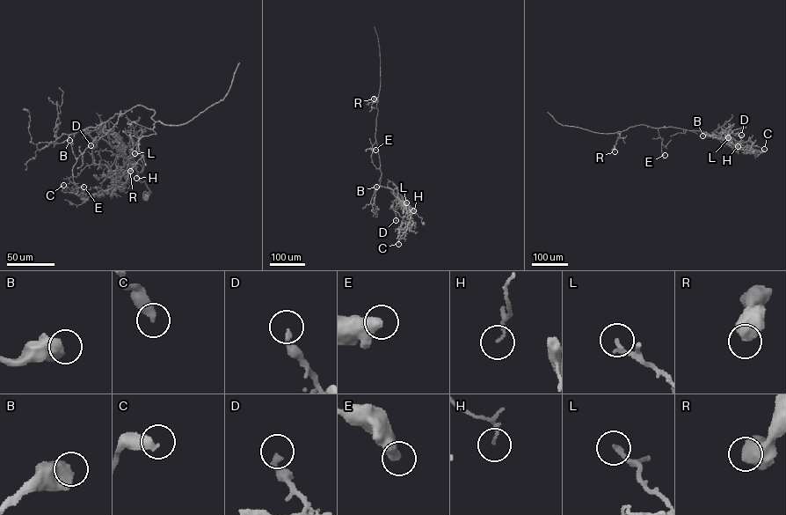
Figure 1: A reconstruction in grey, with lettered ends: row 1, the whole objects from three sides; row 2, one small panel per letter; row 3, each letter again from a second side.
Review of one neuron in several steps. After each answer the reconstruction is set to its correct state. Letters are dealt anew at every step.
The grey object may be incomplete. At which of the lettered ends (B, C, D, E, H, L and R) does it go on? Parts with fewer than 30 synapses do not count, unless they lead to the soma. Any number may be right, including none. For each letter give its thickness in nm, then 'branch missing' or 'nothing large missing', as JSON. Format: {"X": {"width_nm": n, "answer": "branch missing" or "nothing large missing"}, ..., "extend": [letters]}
{"B": {"width_nm": 700, "answer": "nothing large missing"}, "C": {"width_nm": 400, "answer": "nothing large missing"}, "D": {"width_nm": 200, "answer": "nothing large missing"}, "E": {"width_nm": 550, "answer": "nothing large missing"}, "H": {"width_nm": 130, "answer": "nothing large missing"}, "L": {"width_nm": 200, "answer": "nothing large missing"}, "R": {"width_nm": 700, "answer": "nothing large missing"}, "extend": []}

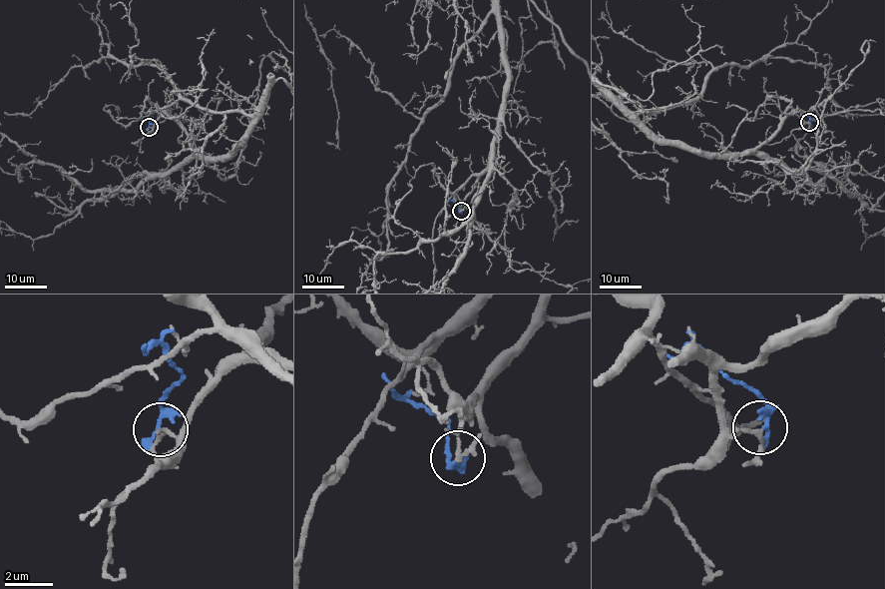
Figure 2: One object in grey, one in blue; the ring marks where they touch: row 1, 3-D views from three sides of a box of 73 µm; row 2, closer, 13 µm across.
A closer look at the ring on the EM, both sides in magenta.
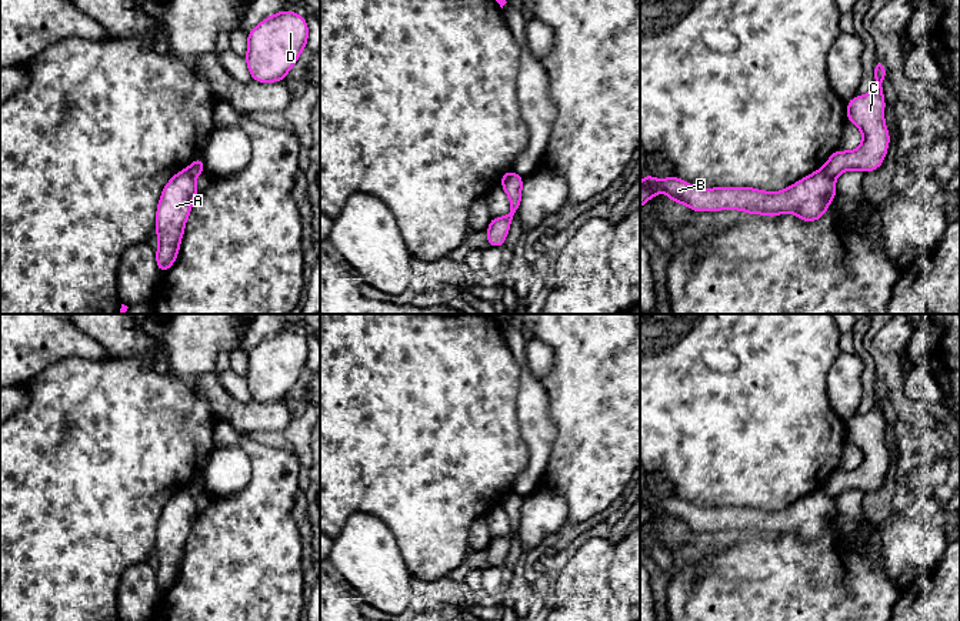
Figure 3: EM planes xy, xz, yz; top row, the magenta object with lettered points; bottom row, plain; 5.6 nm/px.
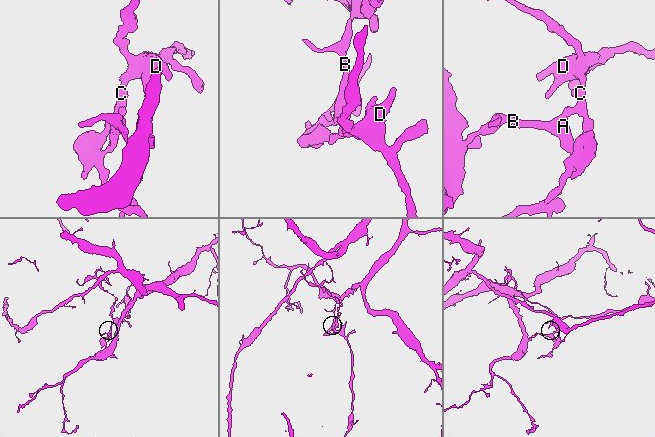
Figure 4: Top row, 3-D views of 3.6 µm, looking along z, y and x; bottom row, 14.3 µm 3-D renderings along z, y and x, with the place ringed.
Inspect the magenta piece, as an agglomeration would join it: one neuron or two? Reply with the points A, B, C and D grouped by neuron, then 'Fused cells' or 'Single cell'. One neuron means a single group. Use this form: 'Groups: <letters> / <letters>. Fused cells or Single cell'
Groups: A B / C D. Fused cells

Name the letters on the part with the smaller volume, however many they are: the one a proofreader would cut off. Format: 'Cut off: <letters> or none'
Cut off: C, D

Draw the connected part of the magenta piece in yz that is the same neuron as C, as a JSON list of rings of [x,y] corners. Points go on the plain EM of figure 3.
[[[877,378],[874,381],[874,407],[866,415],[847,420],[846,440],[856,444],[861,454],[861,464],[853,471],[836,470],[820,488],[836,500],[846,490],[870,493],[877,490],[886,477],[890,454],[884,444],[884,414],[881,401],[887,397],[886,385]]]

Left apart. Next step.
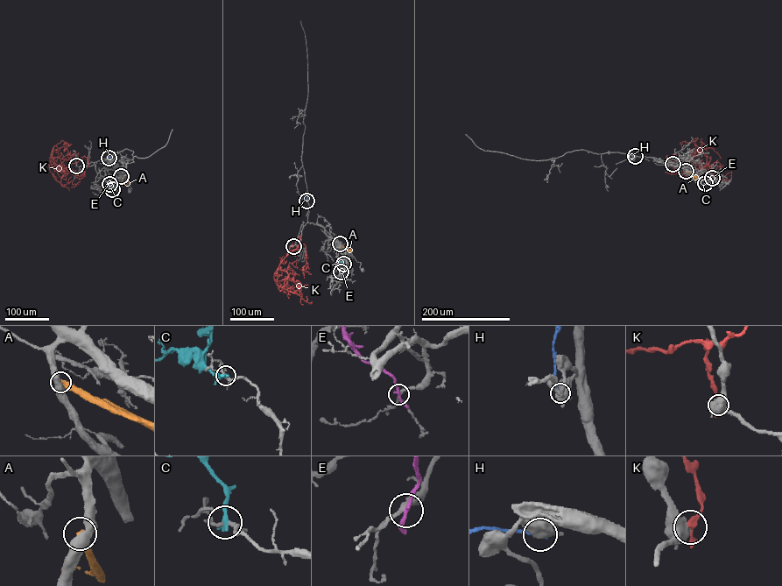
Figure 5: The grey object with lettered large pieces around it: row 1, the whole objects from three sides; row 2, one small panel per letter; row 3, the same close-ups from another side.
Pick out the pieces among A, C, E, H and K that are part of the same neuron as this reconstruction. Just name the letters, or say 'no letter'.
no letter

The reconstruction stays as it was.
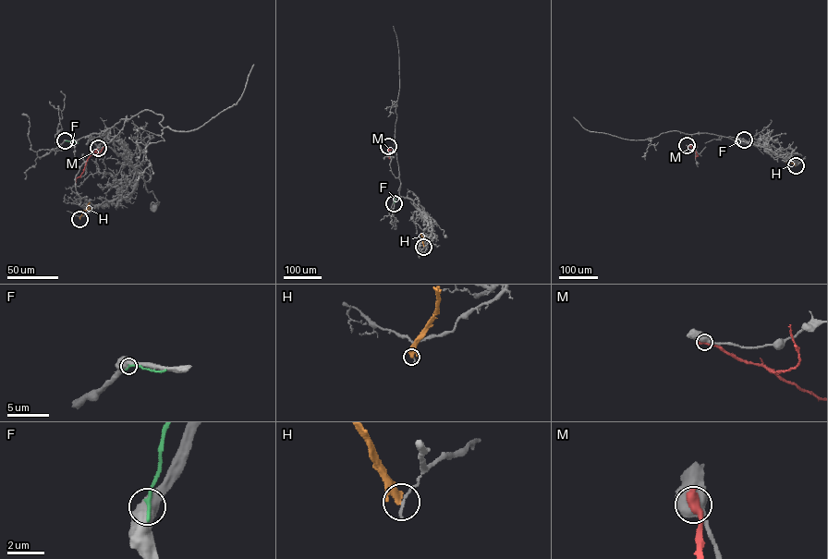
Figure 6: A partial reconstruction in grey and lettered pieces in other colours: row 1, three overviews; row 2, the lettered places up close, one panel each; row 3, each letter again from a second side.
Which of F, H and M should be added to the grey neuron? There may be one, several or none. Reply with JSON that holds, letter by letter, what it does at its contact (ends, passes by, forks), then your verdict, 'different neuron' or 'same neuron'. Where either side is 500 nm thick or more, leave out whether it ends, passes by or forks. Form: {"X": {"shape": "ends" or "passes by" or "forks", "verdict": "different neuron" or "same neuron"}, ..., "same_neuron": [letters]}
{"F": {"verdict": "different neuron"}, "H": {"shape": "passes by", "verdict": "different neuron"}, "M": {"verdict": "different neuron"}, "same_neuron": []}

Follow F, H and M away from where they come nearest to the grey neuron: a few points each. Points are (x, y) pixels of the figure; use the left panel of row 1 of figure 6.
F: (65, 140), (79, 143)
H: (79, 219), (82, 211), (91, 209), (87, 205), (90, 202)
M: (98, 148), (89, 157), (76, 182)

